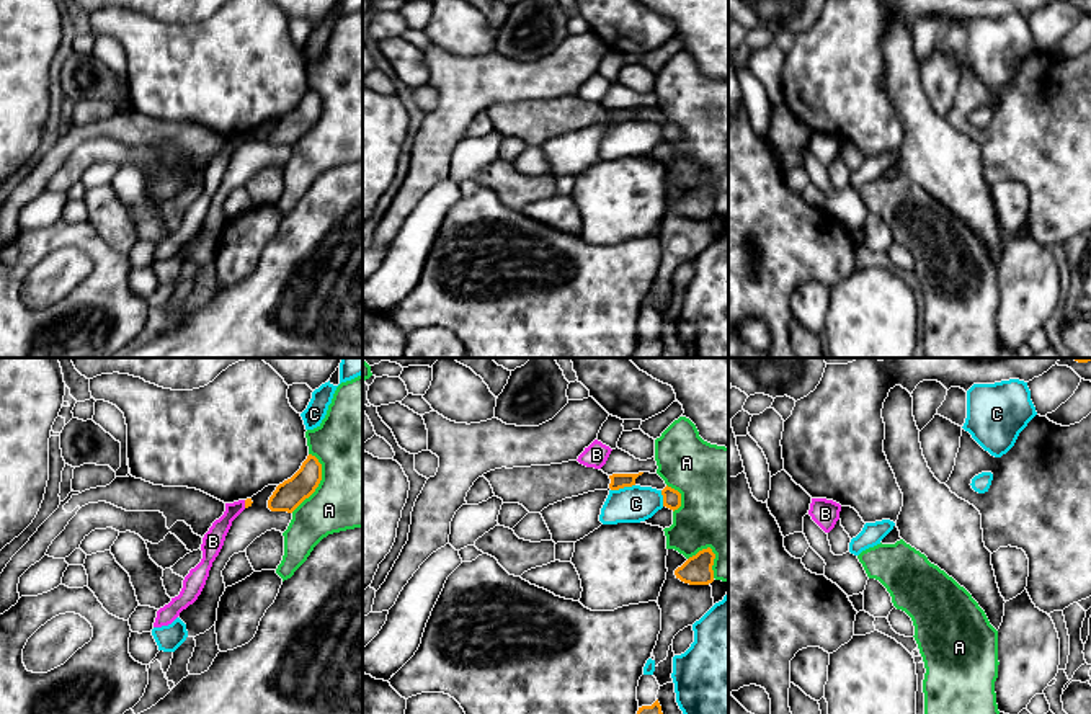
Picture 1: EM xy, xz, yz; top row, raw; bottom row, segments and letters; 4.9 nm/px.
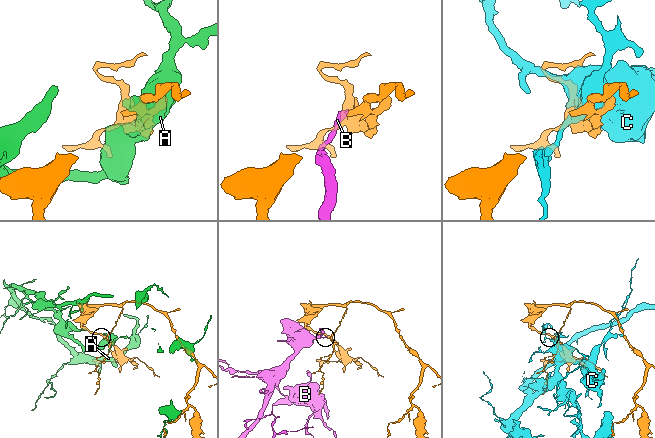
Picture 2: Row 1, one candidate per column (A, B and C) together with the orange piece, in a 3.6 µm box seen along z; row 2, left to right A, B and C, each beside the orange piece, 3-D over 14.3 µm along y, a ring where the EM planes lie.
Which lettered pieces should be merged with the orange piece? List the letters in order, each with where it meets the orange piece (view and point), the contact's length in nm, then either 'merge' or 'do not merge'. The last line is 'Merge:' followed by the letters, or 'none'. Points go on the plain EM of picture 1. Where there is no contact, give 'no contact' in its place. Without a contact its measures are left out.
A: xy (319, 116) | 320 nm | do not merge
B: xy (245, 138) | 40 nm | do not merge
C: xz (623, 121) | 120 nm | do not merge
Merge: none

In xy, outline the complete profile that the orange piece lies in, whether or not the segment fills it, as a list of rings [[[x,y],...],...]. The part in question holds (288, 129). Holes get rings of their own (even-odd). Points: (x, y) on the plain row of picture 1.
[[[312,88],[302,96],[301,103],[287,114],[279,118],[268,134],[271,145],[292,147],[309,132],[322,114],[322,98]]]

